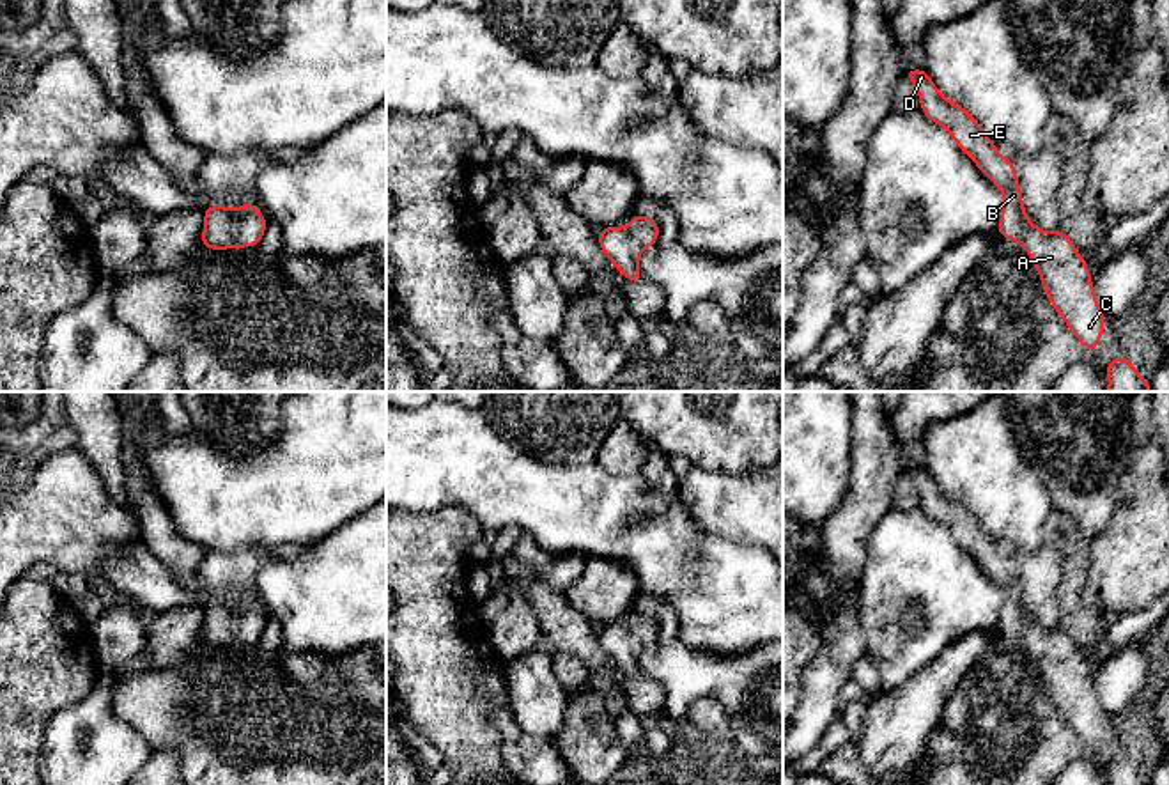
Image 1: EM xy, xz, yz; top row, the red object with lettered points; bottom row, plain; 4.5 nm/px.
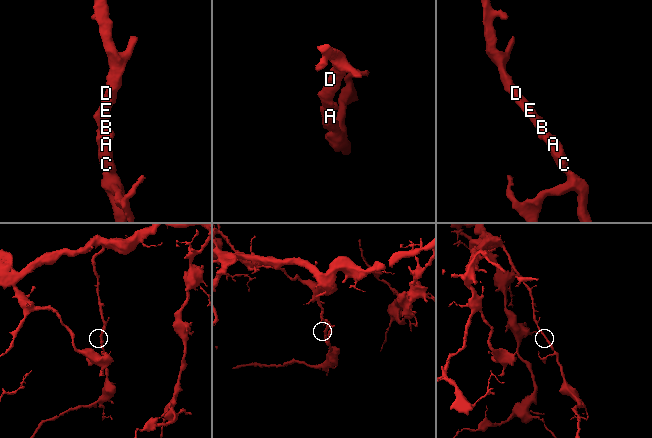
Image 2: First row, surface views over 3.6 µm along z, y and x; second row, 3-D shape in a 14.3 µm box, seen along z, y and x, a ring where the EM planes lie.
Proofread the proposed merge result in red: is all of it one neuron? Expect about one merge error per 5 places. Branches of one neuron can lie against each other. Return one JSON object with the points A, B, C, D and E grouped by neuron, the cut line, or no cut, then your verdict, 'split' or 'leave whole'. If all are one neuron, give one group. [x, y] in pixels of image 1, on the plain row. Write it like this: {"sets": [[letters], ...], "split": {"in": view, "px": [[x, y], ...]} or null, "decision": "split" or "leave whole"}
{"sets": [["A", "B", "C", "D", "E"]], "split": null, "decision": "leave whole"}

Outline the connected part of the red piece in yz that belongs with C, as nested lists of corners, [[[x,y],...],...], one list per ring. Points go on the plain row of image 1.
[[[925,464],[903,466],[903,473],[919,491],[921,510],[946,525],[958,546],[1003,588],[999,634],[1024,641],[1036,661],[1045,693],[1080,741],[1095,750],[1107,714],[1098,703],[1089,663],[1080,649],[1061,624],[1045,629],[1027,615],[1013,556],[995,548],[995,540],[964,503],[939,489]]]

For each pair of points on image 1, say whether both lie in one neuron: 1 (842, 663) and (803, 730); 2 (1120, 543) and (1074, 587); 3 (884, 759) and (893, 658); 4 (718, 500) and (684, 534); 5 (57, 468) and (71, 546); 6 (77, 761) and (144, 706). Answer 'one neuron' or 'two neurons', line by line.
1: one neuron
2: two neurons
3: two neurons
4: two neurons
5: one neuron
6: two neurons

